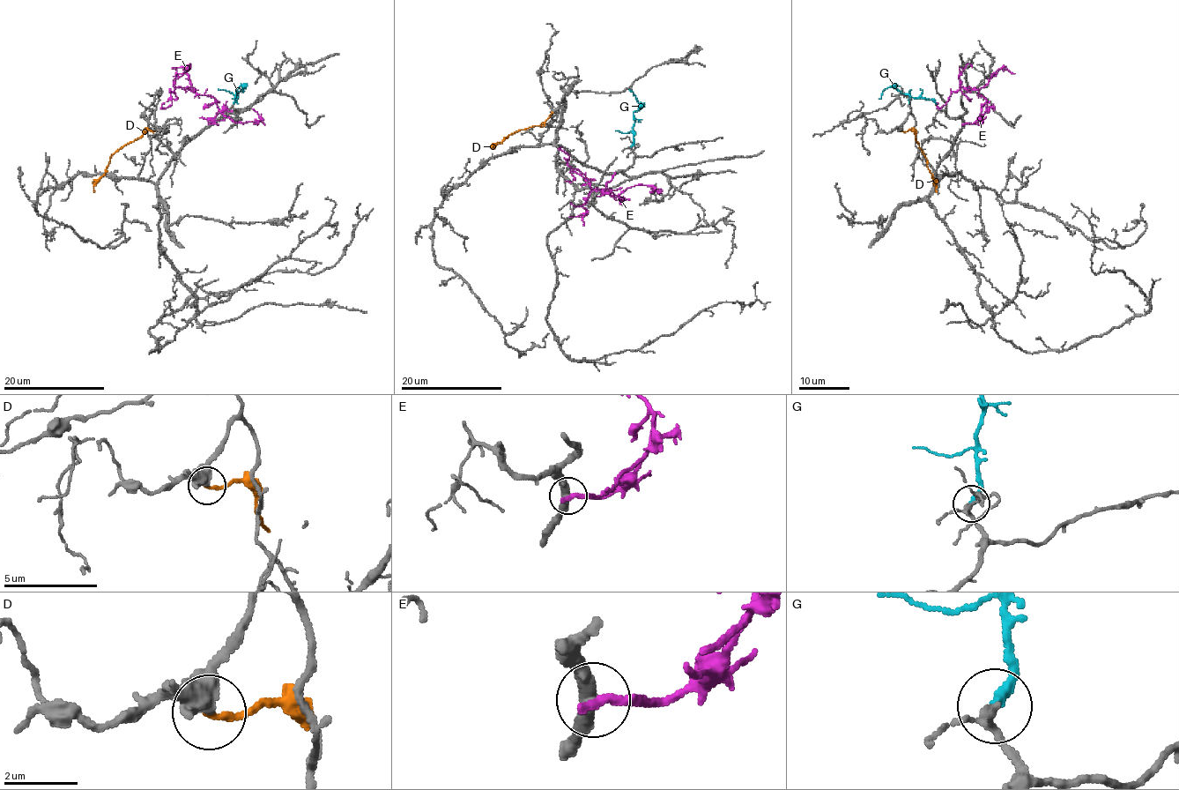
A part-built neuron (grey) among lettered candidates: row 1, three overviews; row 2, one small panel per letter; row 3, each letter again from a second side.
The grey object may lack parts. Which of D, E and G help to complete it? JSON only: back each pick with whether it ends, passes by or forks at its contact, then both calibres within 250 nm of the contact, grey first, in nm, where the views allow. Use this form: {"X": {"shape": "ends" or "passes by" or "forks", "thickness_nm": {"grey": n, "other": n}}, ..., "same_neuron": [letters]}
{"G": {"shape": "ends", "thickness_nm": {"grey": 120, "other": 320}}, "same_neuron": ["G"]}

